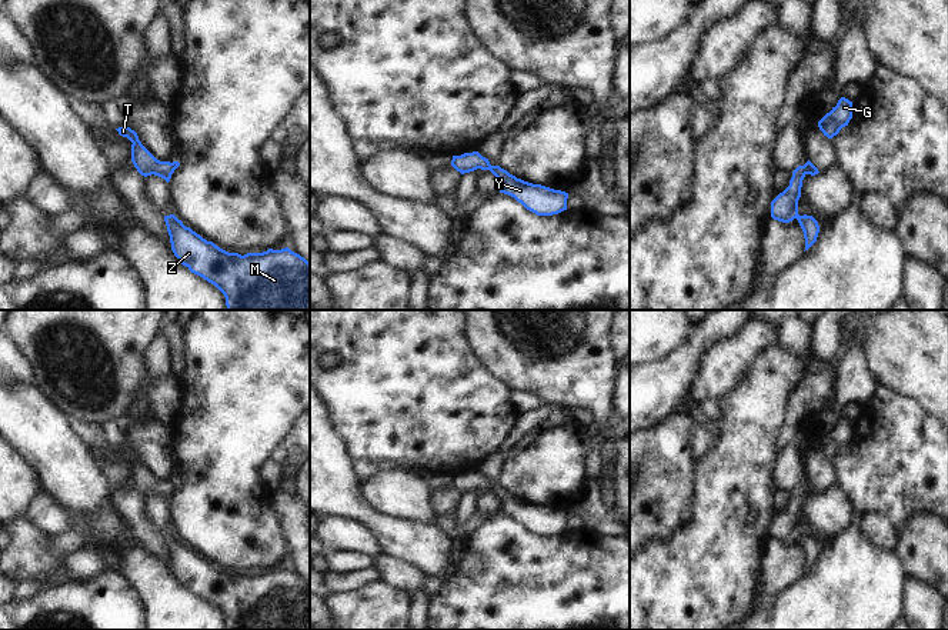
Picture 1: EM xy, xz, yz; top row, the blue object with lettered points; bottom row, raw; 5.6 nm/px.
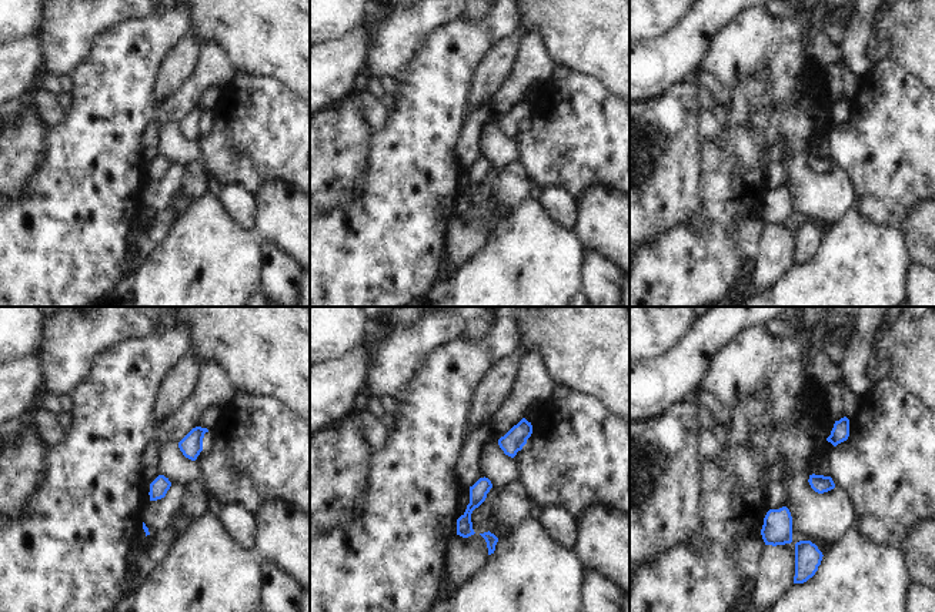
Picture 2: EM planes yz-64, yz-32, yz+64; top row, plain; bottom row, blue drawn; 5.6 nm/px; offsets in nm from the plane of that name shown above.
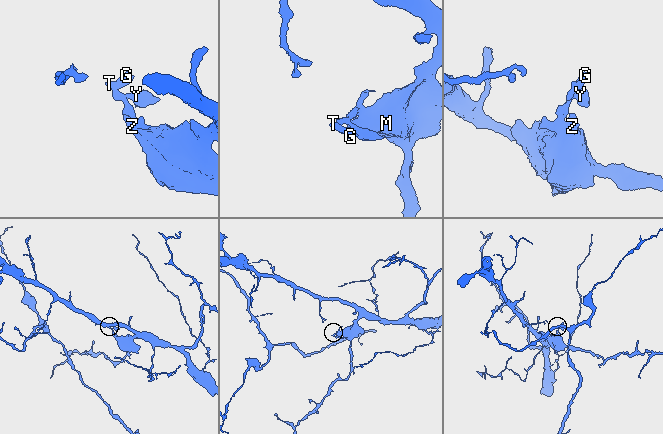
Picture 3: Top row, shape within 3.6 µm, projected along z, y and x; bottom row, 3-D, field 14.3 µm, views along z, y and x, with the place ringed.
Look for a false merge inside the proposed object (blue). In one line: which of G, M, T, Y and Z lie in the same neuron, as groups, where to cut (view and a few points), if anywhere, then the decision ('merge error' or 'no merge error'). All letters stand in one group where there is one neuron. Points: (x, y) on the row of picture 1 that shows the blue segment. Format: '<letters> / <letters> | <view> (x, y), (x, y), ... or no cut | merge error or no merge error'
G M T Z / Y | xz (491, 166), (490, 170) | merge error

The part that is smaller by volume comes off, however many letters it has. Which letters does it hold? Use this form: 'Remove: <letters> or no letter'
Remove: Y

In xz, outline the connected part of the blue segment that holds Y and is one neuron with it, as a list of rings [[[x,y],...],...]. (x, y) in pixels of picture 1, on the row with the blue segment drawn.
[[[500,166],[490,170],[500,181],[500,193],[514,197],[537,216],[553,216],[567,210],[568,193],[517,179]]]

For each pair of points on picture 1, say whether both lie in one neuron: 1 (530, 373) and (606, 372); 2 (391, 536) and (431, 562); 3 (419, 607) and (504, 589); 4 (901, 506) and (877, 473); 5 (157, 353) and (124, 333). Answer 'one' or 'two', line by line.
1: one
2: one
3: two
4: one
5: two

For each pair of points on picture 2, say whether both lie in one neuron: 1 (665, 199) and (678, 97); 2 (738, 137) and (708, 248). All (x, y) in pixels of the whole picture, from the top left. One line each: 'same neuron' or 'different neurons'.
1: same neuron
2: same neuron

